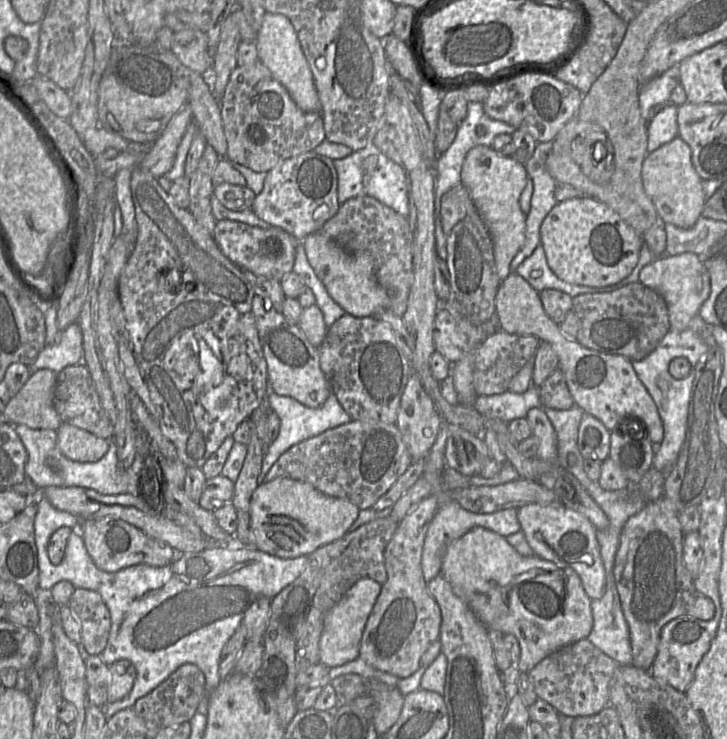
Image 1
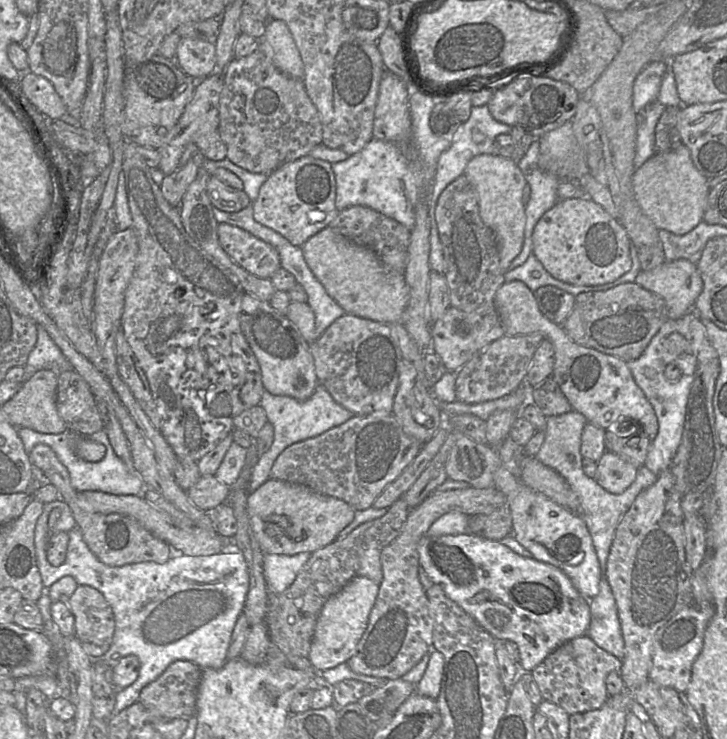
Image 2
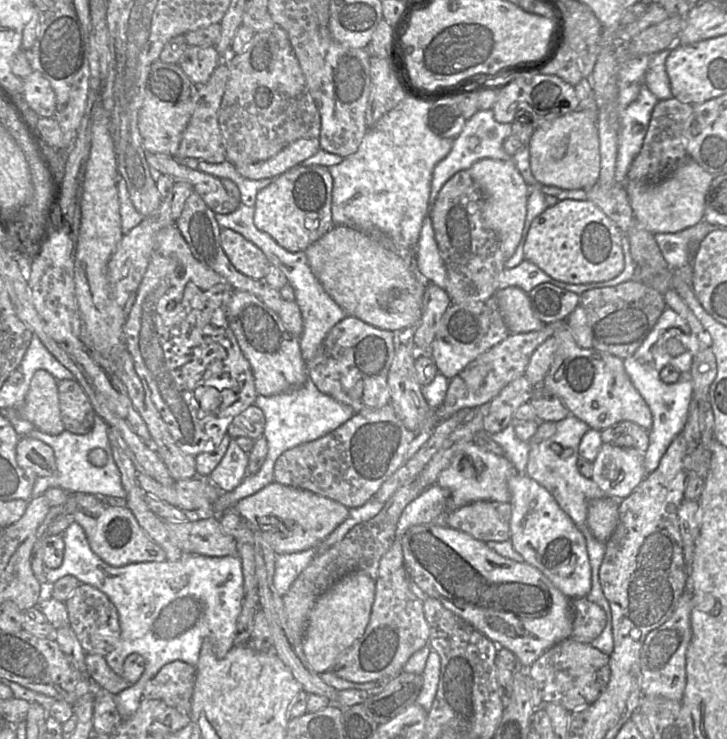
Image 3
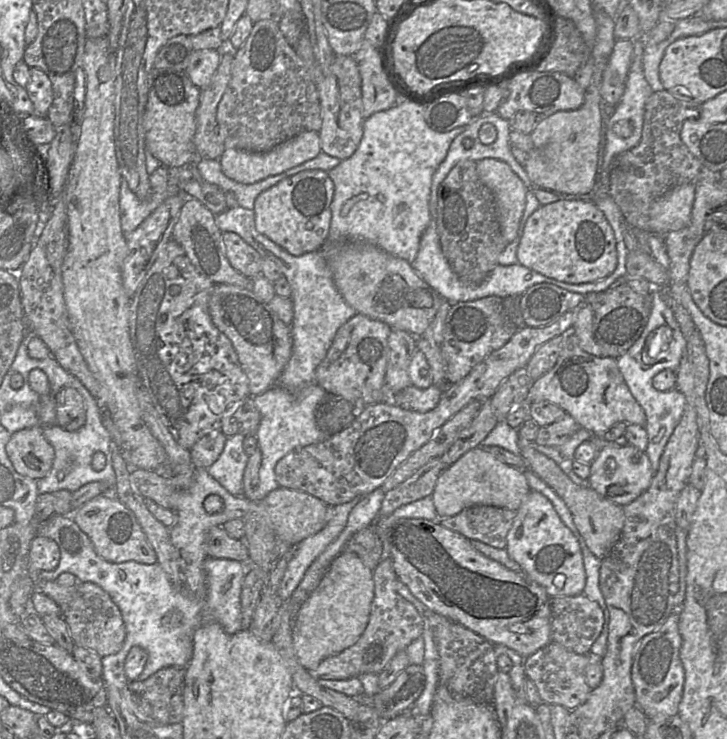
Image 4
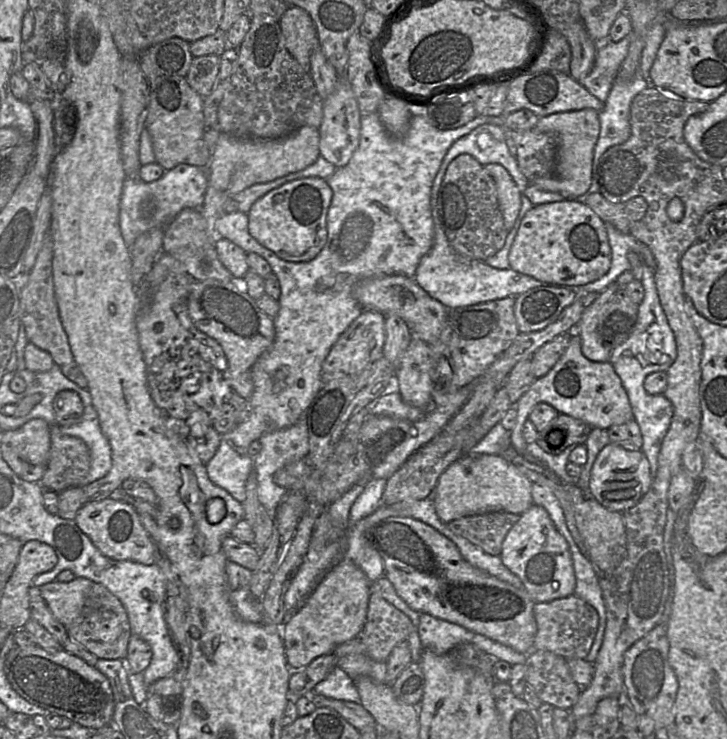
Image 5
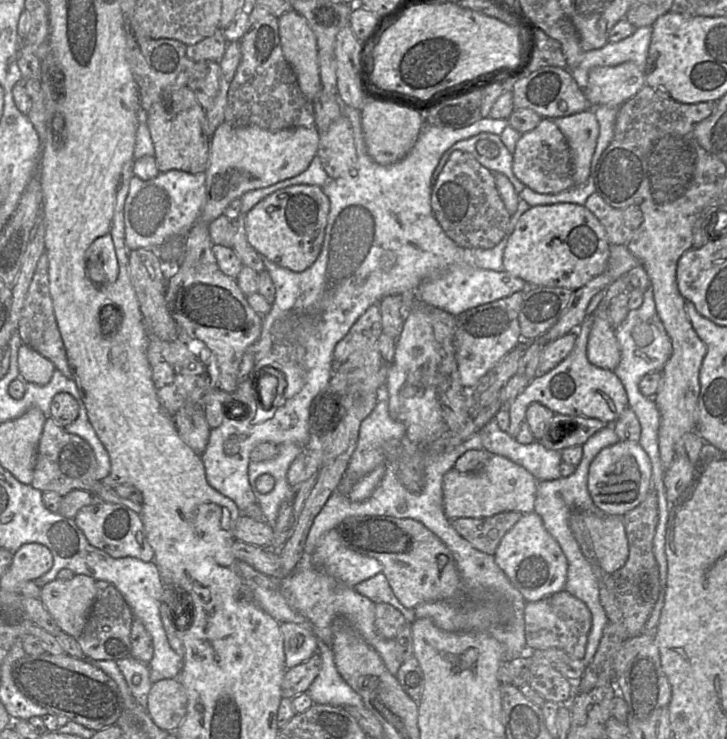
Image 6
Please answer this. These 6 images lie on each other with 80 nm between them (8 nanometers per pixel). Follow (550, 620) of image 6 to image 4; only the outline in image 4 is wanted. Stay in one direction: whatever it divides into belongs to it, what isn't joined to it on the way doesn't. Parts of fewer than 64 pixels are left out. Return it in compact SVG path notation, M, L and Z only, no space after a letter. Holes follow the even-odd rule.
M580 594L551 598L550 608L551 642L577 654L590 652L604 624L599 604Z

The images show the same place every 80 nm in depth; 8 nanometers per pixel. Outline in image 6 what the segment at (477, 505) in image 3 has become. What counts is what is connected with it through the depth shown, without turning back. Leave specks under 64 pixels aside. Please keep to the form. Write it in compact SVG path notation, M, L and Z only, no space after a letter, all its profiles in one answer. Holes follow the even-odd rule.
M506 511L486 518L451 519L451 526L481 552L494 555L502 537L521 518L522 513Z

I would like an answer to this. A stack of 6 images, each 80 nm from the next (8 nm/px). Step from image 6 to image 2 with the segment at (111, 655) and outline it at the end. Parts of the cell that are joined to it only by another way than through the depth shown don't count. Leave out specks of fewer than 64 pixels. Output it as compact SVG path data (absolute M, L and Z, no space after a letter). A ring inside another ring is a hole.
M78 585L67 604L75 619L75 636L92 660L99 660L111 646L115 620L110 605L95 588Z

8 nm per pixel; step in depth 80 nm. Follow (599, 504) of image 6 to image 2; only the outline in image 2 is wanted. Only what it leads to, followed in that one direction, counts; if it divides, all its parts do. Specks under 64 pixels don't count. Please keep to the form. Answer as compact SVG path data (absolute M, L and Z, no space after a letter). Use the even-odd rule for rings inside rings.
M607 450L597 462L595 480L606 491L621 494L635 481L638 468Z

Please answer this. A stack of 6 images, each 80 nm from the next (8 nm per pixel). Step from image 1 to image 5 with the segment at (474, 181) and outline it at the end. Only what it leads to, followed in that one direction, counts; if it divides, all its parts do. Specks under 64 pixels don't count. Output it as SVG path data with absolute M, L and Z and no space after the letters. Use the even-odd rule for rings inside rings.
M498 163L484 165L487 173L493 178L498 205L507 230L511 230L521 208L521 196L513 178L504 166Z

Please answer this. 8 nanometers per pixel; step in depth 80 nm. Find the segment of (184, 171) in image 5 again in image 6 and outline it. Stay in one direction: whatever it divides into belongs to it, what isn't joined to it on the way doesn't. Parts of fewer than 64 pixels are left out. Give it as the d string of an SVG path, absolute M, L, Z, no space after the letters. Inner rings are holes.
M182 170L160 172L156 177L142 180L132 176L124 203L124 240L129 250L140 248L157 249L173 238L185 238L199 218L205 202L206 175L204 172L192 174Z

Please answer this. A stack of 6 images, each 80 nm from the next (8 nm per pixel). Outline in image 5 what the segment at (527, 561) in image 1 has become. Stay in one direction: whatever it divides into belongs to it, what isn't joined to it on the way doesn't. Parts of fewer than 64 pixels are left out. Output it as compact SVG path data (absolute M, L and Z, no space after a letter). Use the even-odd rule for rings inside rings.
M388 517L367 528L365 543L383 559L384 576L393 584L397 595L414 611L458 624L512 649L529 654L533 651L537 625L533 615L535 601L523 587L515 587L471 565L457 546L428 524L412 517Z

